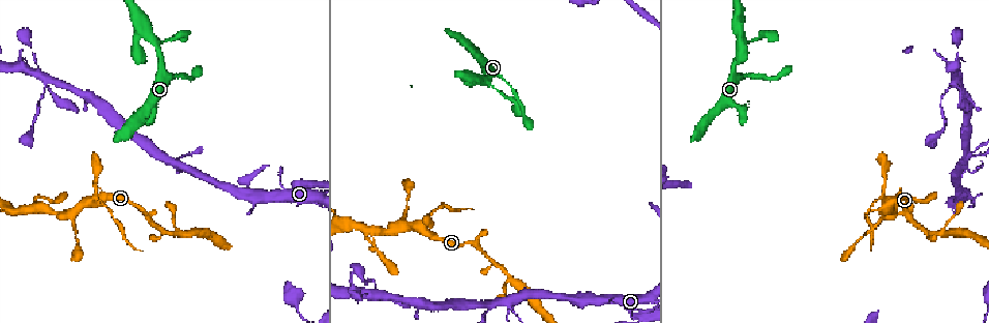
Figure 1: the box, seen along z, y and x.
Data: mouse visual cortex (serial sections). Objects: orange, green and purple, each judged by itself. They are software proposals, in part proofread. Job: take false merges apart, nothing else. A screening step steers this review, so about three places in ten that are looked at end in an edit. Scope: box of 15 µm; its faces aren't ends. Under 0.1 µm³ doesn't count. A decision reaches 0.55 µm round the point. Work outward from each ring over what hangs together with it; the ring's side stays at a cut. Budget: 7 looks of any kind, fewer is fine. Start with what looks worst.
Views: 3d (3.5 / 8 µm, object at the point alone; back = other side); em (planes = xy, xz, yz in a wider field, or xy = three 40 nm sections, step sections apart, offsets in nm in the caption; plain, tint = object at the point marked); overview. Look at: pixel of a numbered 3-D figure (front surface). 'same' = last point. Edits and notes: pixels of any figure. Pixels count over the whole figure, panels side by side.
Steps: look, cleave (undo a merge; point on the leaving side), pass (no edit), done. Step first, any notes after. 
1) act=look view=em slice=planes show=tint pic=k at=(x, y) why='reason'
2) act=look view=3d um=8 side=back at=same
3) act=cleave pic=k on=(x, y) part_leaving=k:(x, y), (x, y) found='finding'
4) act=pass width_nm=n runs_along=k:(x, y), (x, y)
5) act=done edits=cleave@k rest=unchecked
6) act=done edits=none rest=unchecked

act=look view=3d um=3.5 pic=1 at=(185, 155) why='narrows sharply'

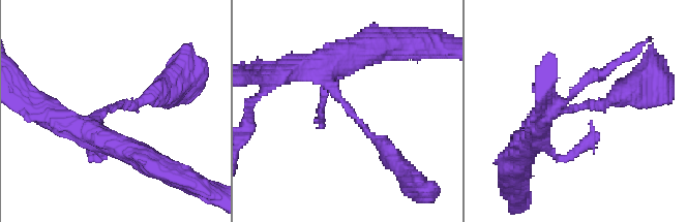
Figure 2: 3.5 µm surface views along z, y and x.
act=look view=em slice=planes show=tint pic=2 at=(111, 107) arm_widths_nm=150,400

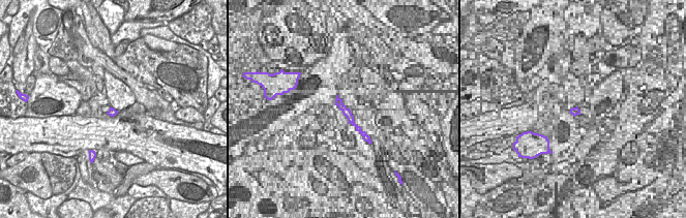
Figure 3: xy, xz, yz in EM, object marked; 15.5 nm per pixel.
act=pass runs_along=2:(533, 141), (562, 109), (607, 103), (621, 85) found='one cell here'

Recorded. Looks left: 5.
act=look view=3d um=3.5 pic=1 at=(420, 222) why='abrupt turn'

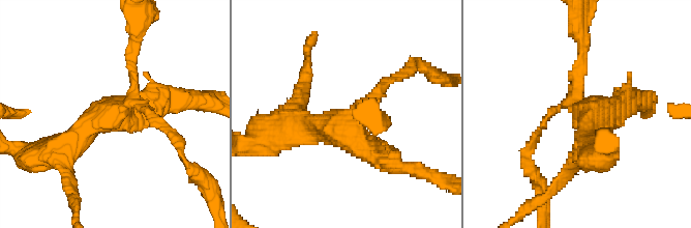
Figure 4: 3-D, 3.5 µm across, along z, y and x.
act=look view=em slice=xy step=2 show=tint pic=4 at=(123, 108) why='need the tissue'

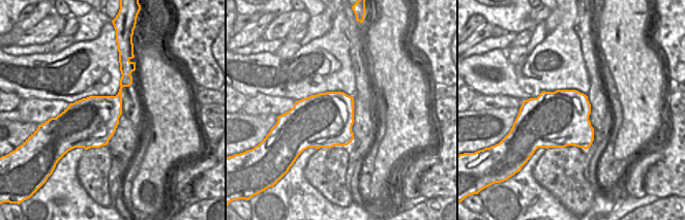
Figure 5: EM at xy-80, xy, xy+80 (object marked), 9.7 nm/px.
act=cleave pic=4 on=(131, 64) width_nm=550 part_leaving=4:(121, 108), (133, 91), (133, 28) found='a second cell is stuck on'

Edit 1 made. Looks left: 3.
act=look view=overview why='see it whole again'

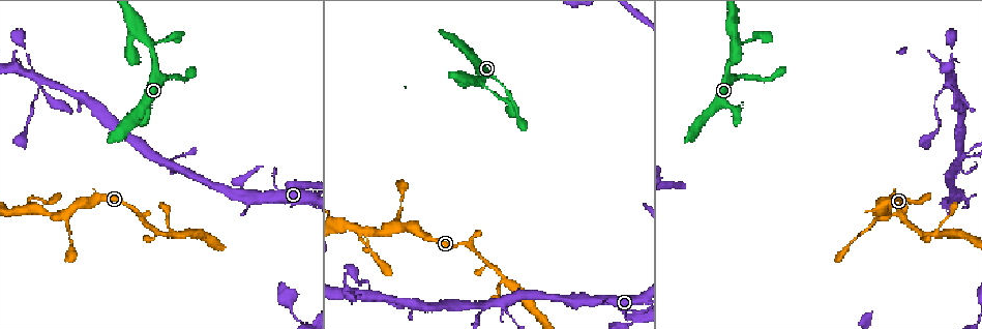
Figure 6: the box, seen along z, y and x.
act=look view=3d um=8 side=back pic=6 at=(363, 231) why='narrows sharply'

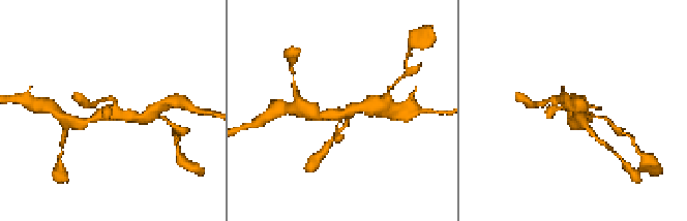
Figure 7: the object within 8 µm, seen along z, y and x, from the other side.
act=look view=em slice=xy step=5 show=tint pic=7 at=(338, 117) why='need the tissue'

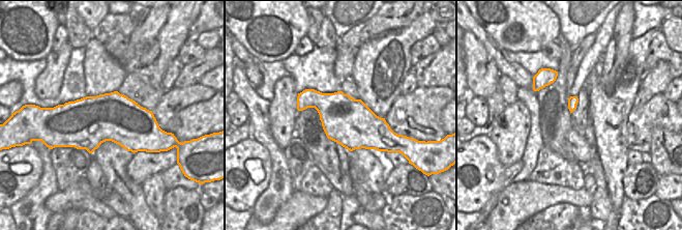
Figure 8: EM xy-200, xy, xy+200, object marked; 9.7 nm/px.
act=pass width_nm=460 runs_along=7:(312, 114), (339, 115), (367, 104) found='one cell here'

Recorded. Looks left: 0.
act=done edits=cleave@4 rest=unchecked

